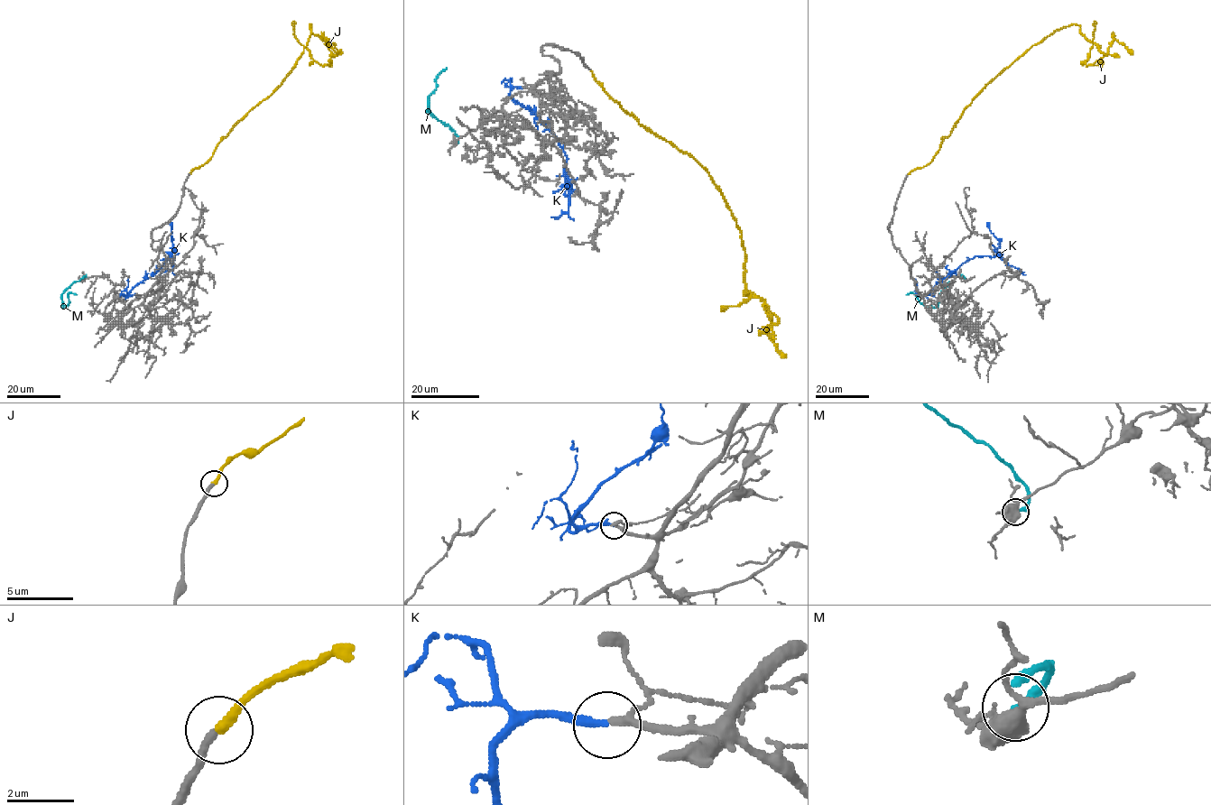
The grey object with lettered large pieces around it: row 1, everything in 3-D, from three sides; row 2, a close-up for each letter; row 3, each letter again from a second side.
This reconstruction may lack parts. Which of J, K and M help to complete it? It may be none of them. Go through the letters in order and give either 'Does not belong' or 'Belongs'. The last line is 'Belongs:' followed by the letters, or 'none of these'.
J: Belongs
K: Belongs
M: Does not belong
Belongs: J, K

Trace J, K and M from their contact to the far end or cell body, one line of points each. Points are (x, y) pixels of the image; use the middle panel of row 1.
J: (591, 70), (642, 125), (707, 170), (740, 230), (745, 290), (778, 323), (762, 299), (722, 308)
K: (522, 87), (513, 87), (510, 97), (548, 127), (567, 158), (568, 208), (557, 218), (551, 217)
M: (456, 143), (457, 134), (426, 111), (429, 97), (436, 87), (436, 79), (447, 68)

